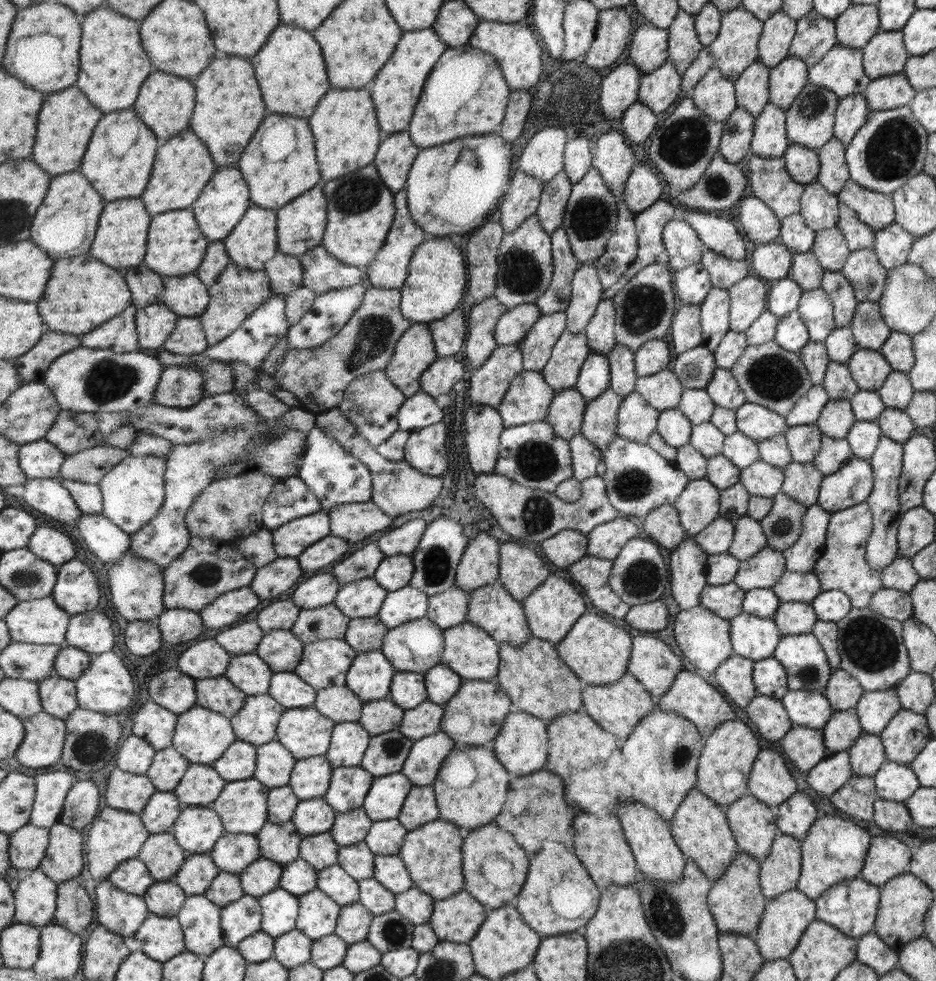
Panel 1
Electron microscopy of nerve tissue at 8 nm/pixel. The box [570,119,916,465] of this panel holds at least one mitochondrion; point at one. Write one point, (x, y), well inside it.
(772, 376)

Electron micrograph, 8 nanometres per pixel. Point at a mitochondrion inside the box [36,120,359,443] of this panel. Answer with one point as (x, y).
(108, 380)

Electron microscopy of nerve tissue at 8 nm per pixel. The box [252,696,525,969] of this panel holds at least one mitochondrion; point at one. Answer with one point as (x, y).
(394, 932)

